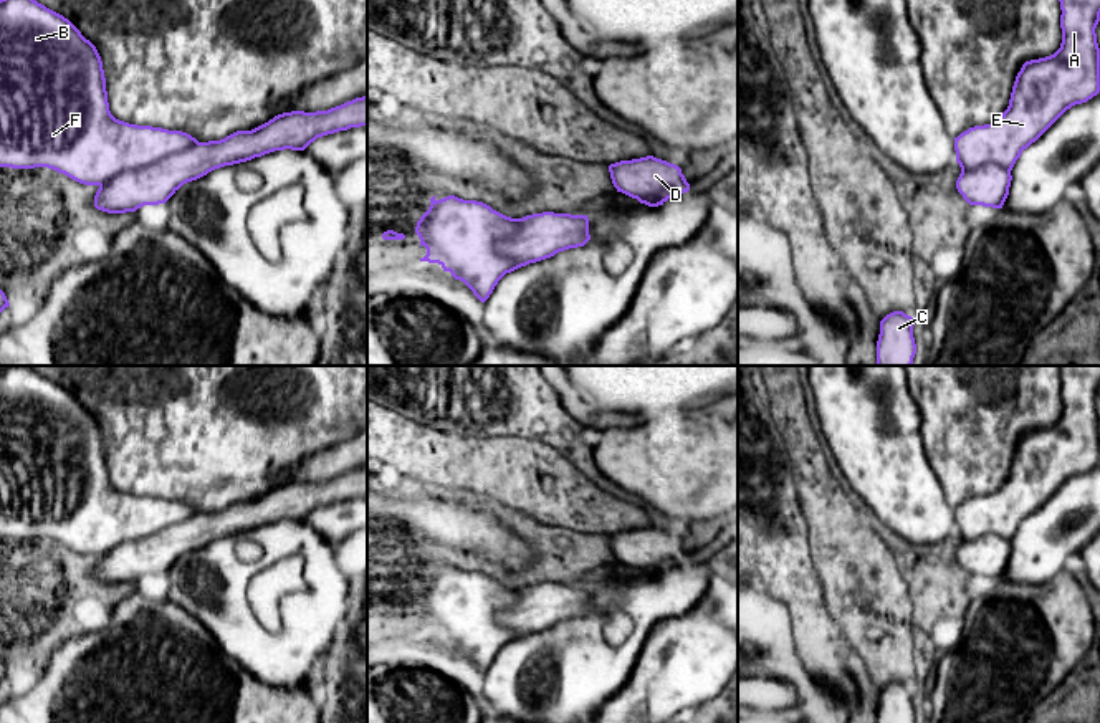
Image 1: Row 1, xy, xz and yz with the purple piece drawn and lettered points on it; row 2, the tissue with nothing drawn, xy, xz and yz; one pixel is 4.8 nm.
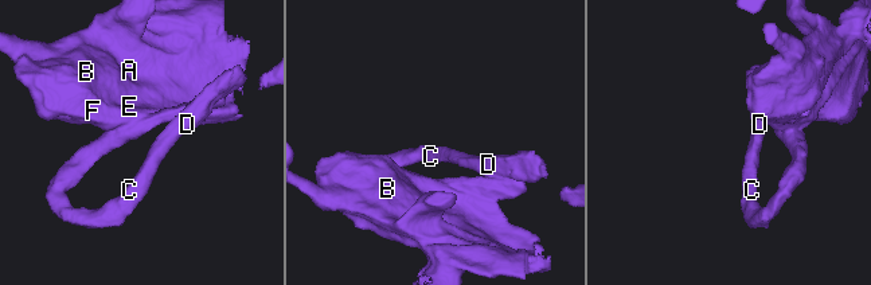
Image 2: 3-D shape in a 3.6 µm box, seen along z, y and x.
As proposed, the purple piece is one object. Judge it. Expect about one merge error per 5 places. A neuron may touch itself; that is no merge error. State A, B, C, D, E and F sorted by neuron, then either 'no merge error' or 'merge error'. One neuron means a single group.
groups A B C D E F; no merge error

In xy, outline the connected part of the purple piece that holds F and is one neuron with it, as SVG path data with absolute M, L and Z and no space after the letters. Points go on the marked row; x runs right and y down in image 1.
M0 0L0 167L48 167L79 184L98 185L98 210L126 213L144 205L165 203L184 184L215 169L275 151L304 151L318 137L361 126L367 126L367 94L328 111L283 113L251 131L237 131L208 142L198 142L182 131L119 121L109 111L103 61L96 46L68 18L36 0Z

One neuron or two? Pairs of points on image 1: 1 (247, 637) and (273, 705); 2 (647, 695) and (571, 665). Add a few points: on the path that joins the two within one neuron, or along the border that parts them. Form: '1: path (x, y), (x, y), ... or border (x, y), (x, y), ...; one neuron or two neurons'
1: border (234, 660), (270, 685), (298, 687), (305, 684); two neurons
2: border (642, 651), (629, 679), (601, 705); two neurons

